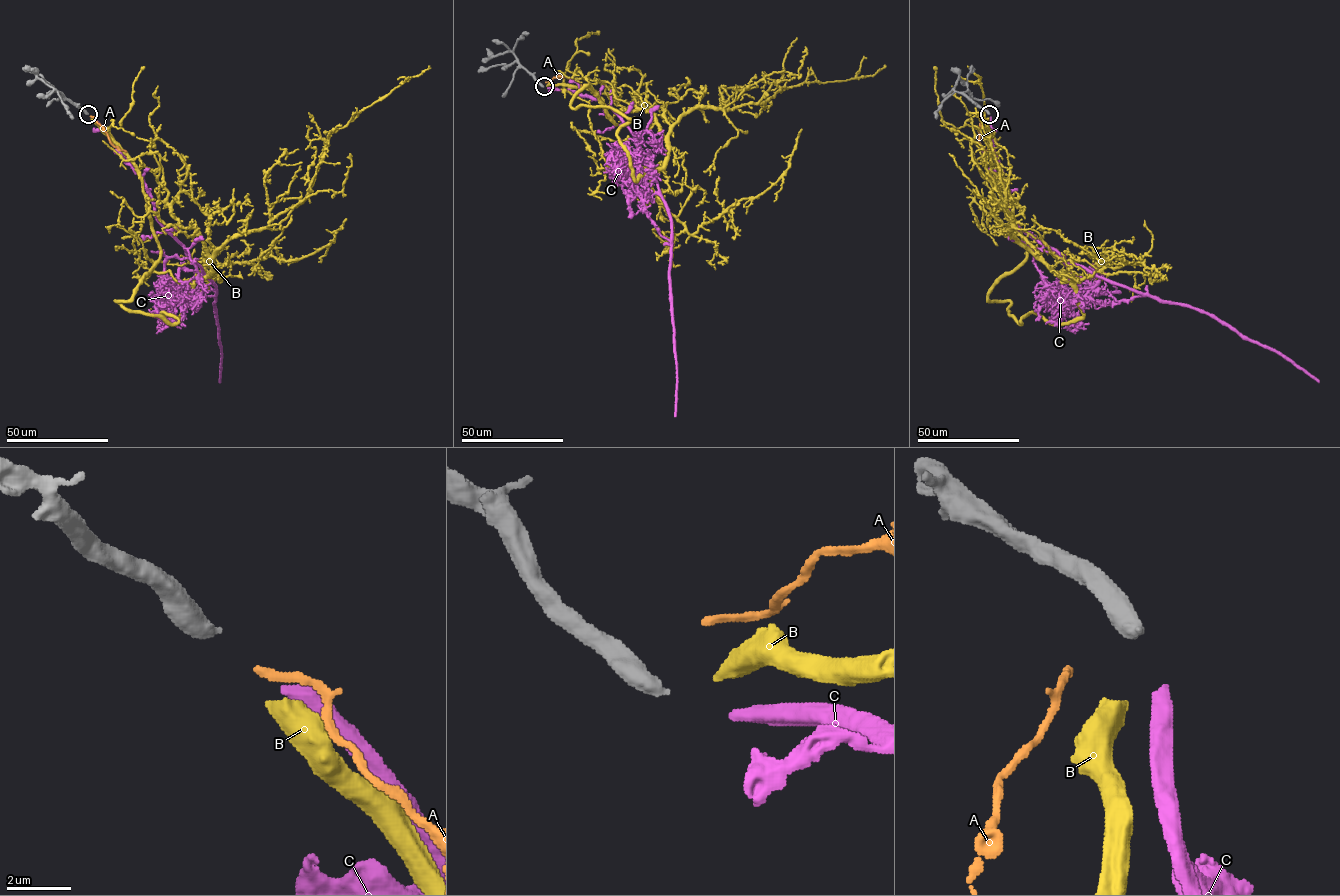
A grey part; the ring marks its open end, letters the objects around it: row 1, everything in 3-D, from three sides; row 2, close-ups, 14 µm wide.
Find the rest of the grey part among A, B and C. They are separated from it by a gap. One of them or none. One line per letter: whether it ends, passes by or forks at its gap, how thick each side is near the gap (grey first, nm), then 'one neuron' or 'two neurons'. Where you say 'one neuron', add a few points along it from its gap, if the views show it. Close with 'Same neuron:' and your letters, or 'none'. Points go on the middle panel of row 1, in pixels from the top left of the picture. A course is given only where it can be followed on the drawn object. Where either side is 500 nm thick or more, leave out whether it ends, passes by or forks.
A: it ends | 420/240 nm | two neurons
B: it ends | 420/460 nm | two neurons
C: it ends | 420/380 nm | one neuron | via (547, 88), (574, 90), (609, 106), (636, 140), (655, 178), (671, 220), (675, 416)
Same neuron: C

